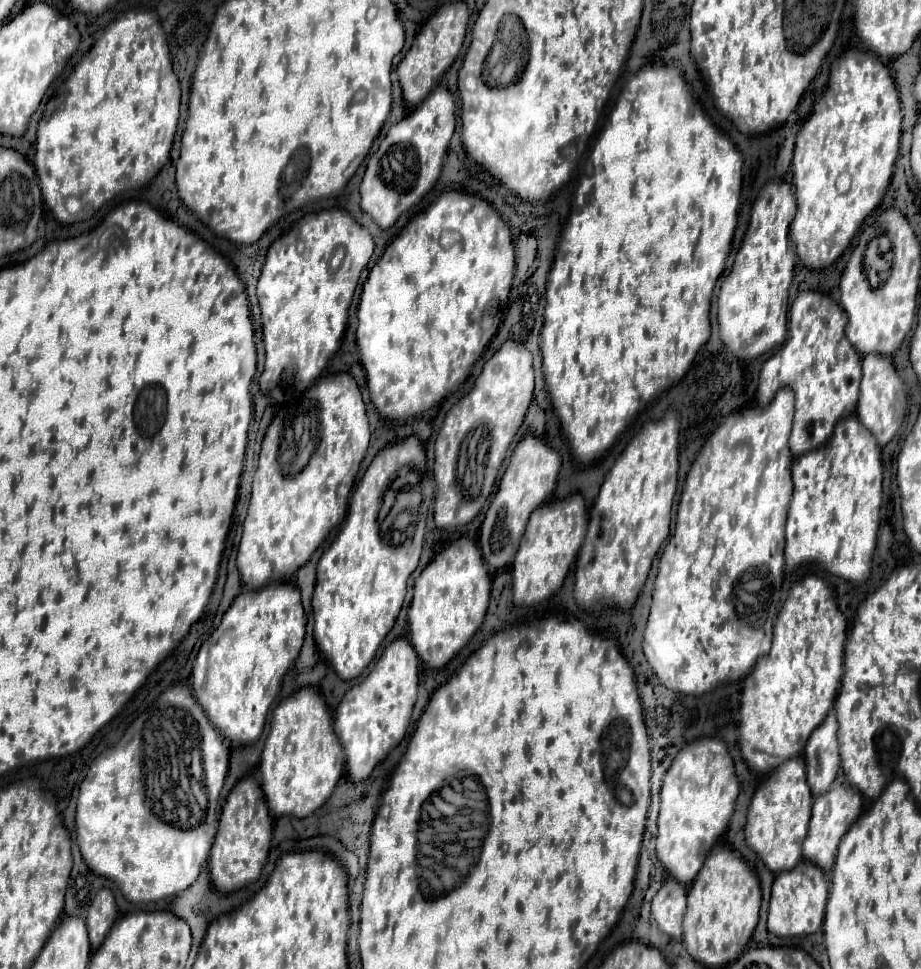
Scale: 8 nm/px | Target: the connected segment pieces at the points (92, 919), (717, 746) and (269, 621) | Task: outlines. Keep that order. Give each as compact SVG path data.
M103 888L93 898L89 912L87 912L87 918L85 918L85 924L89 930L89 942L91 942L93 950L97 950L103 944L103 940L105 940L105 936L111 930L115 920L117 920L115 898L113 898L111 890Z
M699 738L687 744L663 778L657 858L671 878L689 886L701 870L709 850L721 842L733 816L739 782L733 760L721 738Z
M291 584L241 594L223 614L209 644L199 650L193 666L193 696L209 722L233 746L253 744L265 726L267 710L281 690L283 678L301 652L305 612L301 594Z

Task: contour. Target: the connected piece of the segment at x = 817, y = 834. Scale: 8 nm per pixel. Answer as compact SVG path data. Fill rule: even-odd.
M847 784L831 786L829 792L817 796L813 804L807 836L803 840L803 860L829 872L835 862L835 850L839 846L839 840L851 828L851 824L859 818L861 808L863 808L863 796L859 794L859 790L851 790L851 786Z

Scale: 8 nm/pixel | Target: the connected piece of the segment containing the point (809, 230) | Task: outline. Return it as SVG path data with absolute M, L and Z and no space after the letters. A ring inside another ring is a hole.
M847 50L831 68L831 76L829 76L829 86L827 86L827 92L825 96L815 104L813 108L813 114L805 120L799 136L797 136L797 142L795 142L795 156L793 156L793 164L791 164L791 174L793 174L793 186L795 186L795 198L797 198L797 214L791 222L791 230L789 230L789 236L791 240L795 242L795 252L797 252L797 258L809 268L809 270L823 270L823 268L829 268L831 264L835 264L843 252L849 248L853 236L857 234L857 230L861 228L861 224L865 222L865 218L881 204L883 196L885 196L885 190L889 188L891 184L891 176L893 176L893 166L895 166L895 160L897 160L897 154L899 154L899 140L901 140L901 100L899 100L899 92L895 88L895 82L887 70L887 66L871 52L861 52L861 50ZM841 174L849 174L849 186L845 192L839 192L837 188L837 180Z

